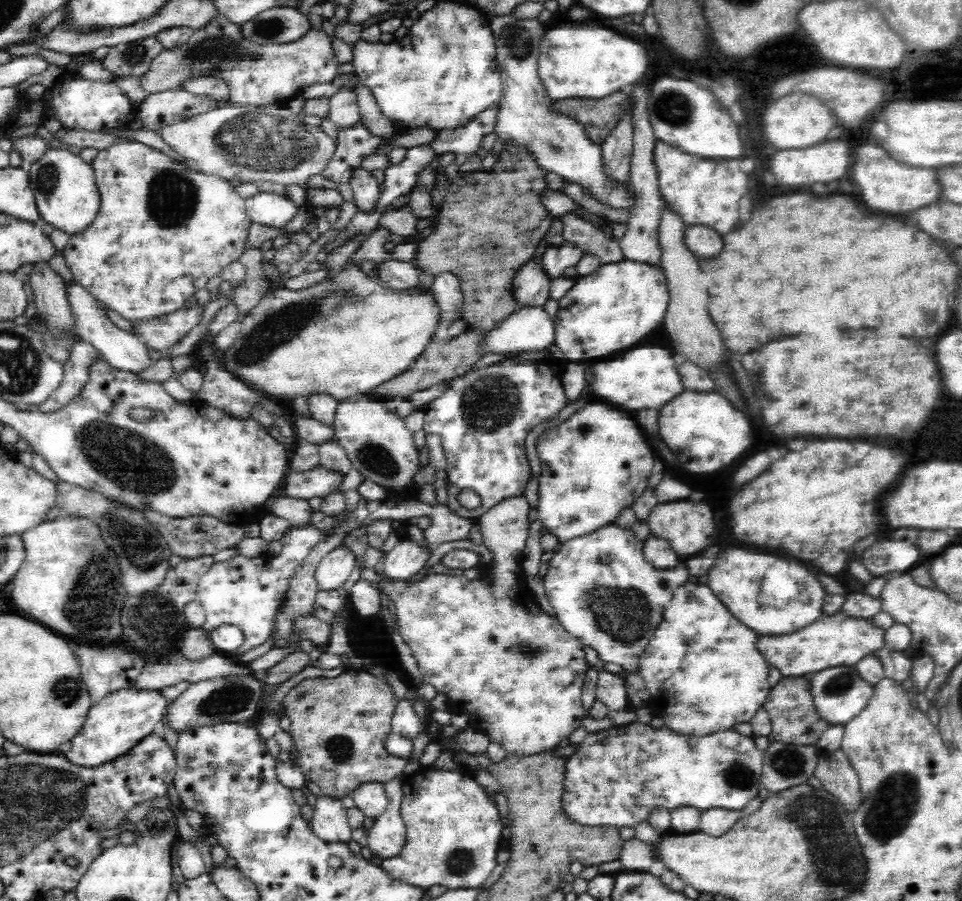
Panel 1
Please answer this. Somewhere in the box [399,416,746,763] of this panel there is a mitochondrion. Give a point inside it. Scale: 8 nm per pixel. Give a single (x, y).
(623, 612)

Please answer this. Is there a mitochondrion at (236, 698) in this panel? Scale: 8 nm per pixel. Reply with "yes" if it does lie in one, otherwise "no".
yes

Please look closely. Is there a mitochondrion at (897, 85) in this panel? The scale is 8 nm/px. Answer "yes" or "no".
no

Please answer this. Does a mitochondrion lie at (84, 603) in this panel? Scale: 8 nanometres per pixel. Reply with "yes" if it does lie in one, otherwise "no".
yes

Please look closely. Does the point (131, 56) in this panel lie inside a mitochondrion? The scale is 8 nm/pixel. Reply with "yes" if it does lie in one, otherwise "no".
yes

